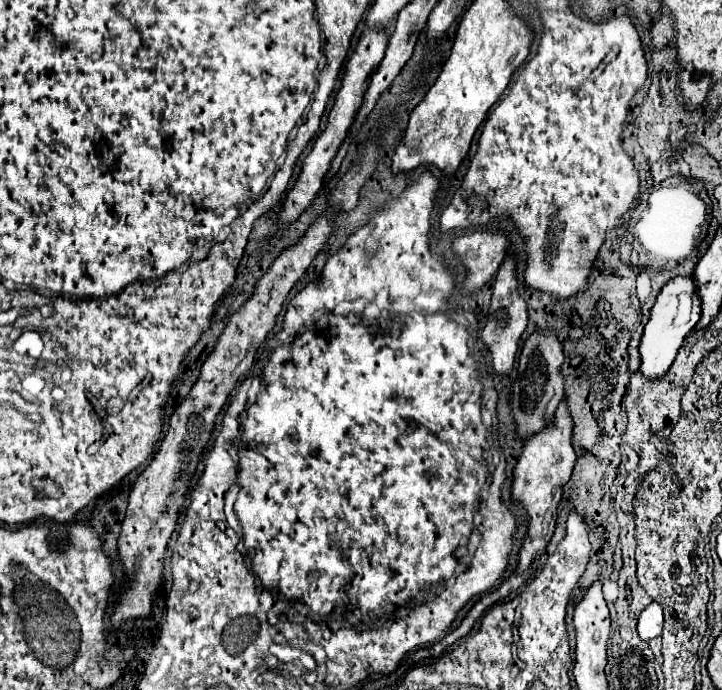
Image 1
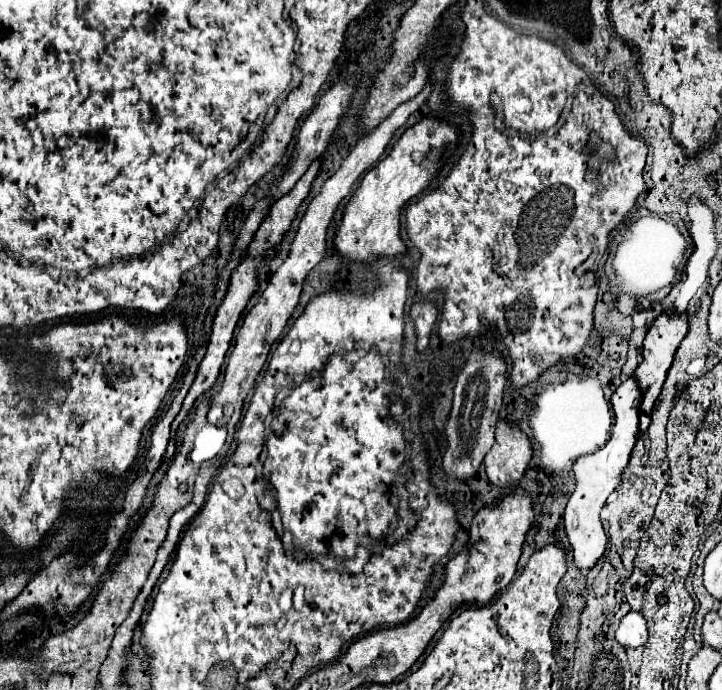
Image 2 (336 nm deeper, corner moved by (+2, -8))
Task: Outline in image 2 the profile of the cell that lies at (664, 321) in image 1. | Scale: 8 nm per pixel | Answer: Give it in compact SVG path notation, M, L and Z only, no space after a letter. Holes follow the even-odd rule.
M629 377L625 383L619 385L619 389L613 393L611 397L611 405L615 411L615 421L611 427L611 437L605 443L605 447L601 447L601 451L595 451L591 455L583 455L581 459L577 459L577 463L573 465L573 473L575 473L575 489L567 501L565 507L565 533L567 539L573 547L573 557L575 557L575 565L579 567L579 571L585 575L599 557L603 557L605 549L607 549L607 535L603 531L601 525L601 517L599 511L605 505L607 497L617 489L617 485L621 483L621 473L627 467L631 449L639 437L637 431L637 423L639 423L639 405L641 405L641 389L635 381L635 377Z

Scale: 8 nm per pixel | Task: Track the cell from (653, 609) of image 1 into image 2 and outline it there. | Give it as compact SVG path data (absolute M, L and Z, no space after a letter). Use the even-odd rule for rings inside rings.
M631 611L627 613L619 627L615 629L615 639L617 643L621 643L623 647L643 647L647 643L647 623L645 623L645 617L637 611Z

